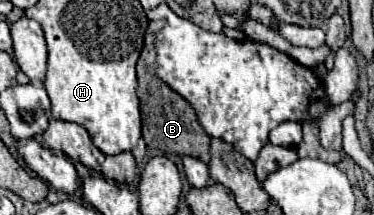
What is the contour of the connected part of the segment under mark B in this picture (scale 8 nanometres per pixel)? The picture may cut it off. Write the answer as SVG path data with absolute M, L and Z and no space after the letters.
M165 20L149 21L145 32L145 46L141 50L137 60L137 96L140 101L141 120L143 120L143 140L147 146L153 146L157 150L163 150L165 154L179 154L179 156L193 156L201 162L209 162L209 136L197 122L197 116L193 108L177 94L173 92L165 82L161 82L155 72L155 32L159 32L165 26Z

